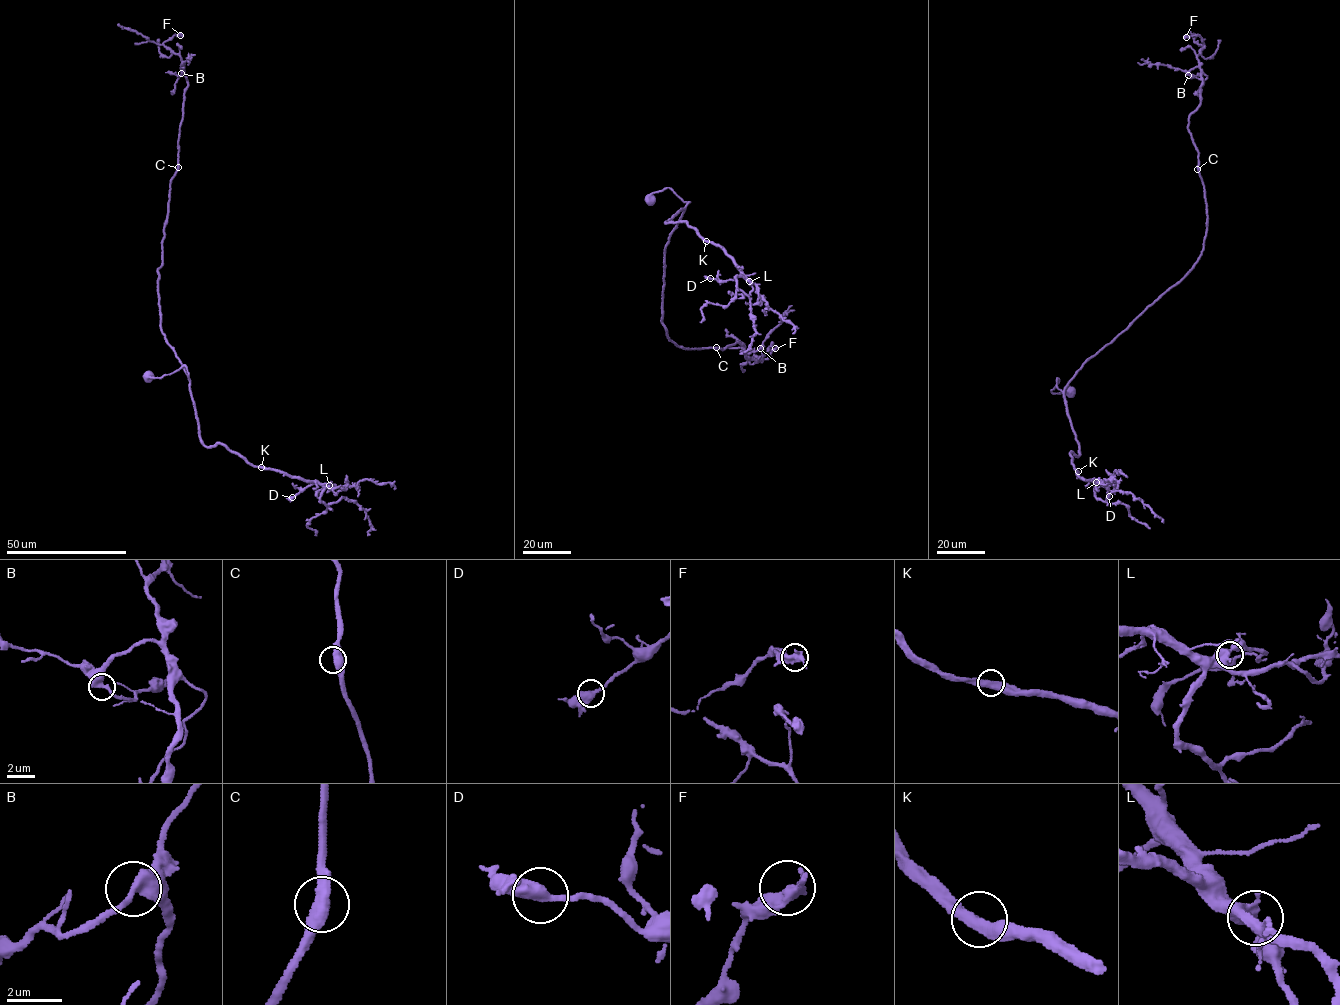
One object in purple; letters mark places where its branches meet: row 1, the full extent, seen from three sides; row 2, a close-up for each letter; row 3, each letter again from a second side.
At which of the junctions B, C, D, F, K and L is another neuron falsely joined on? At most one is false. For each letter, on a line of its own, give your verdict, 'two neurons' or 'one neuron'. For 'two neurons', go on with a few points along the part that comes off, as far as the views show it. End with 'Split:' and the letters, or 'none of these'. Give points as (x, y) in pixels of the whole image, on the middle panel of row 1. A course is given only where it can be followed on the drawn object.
B: one neuron
C: one neuron
D: one neuron
F: one neuron
K: one neuron
L: one neuron
Split: none of these

